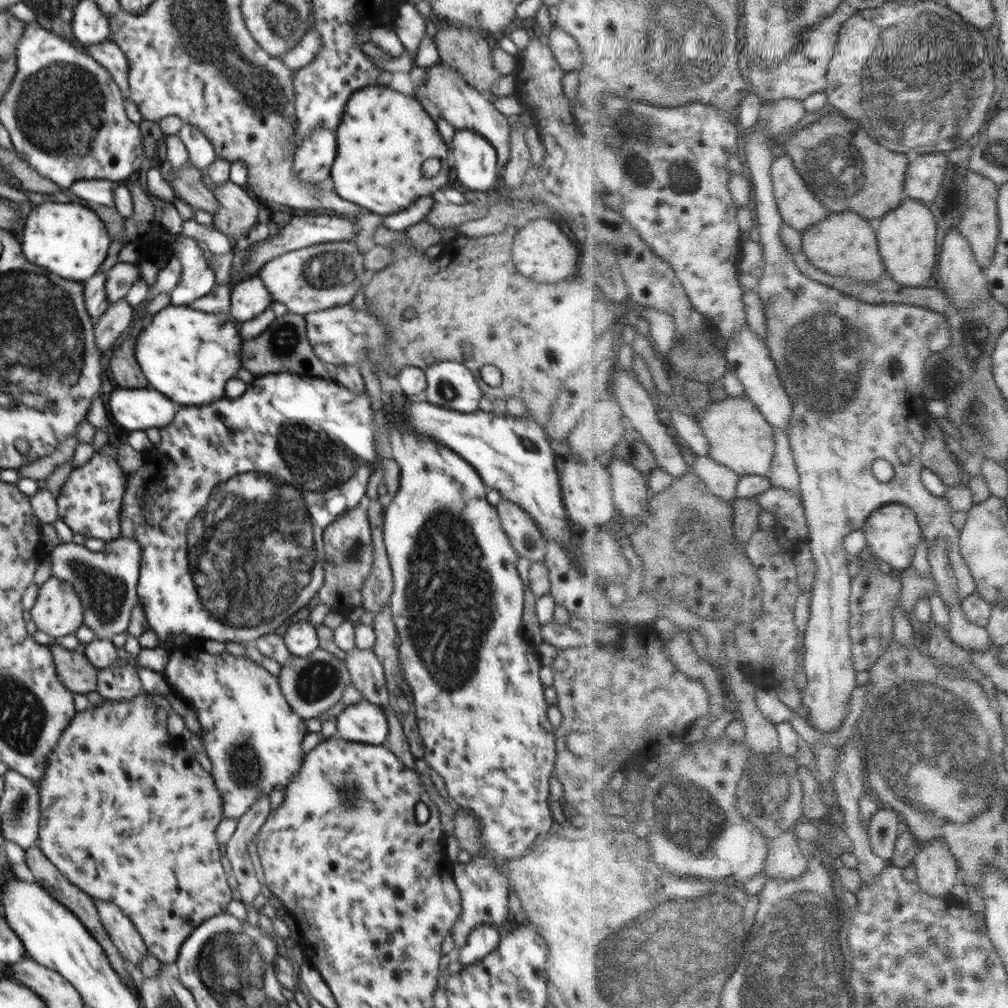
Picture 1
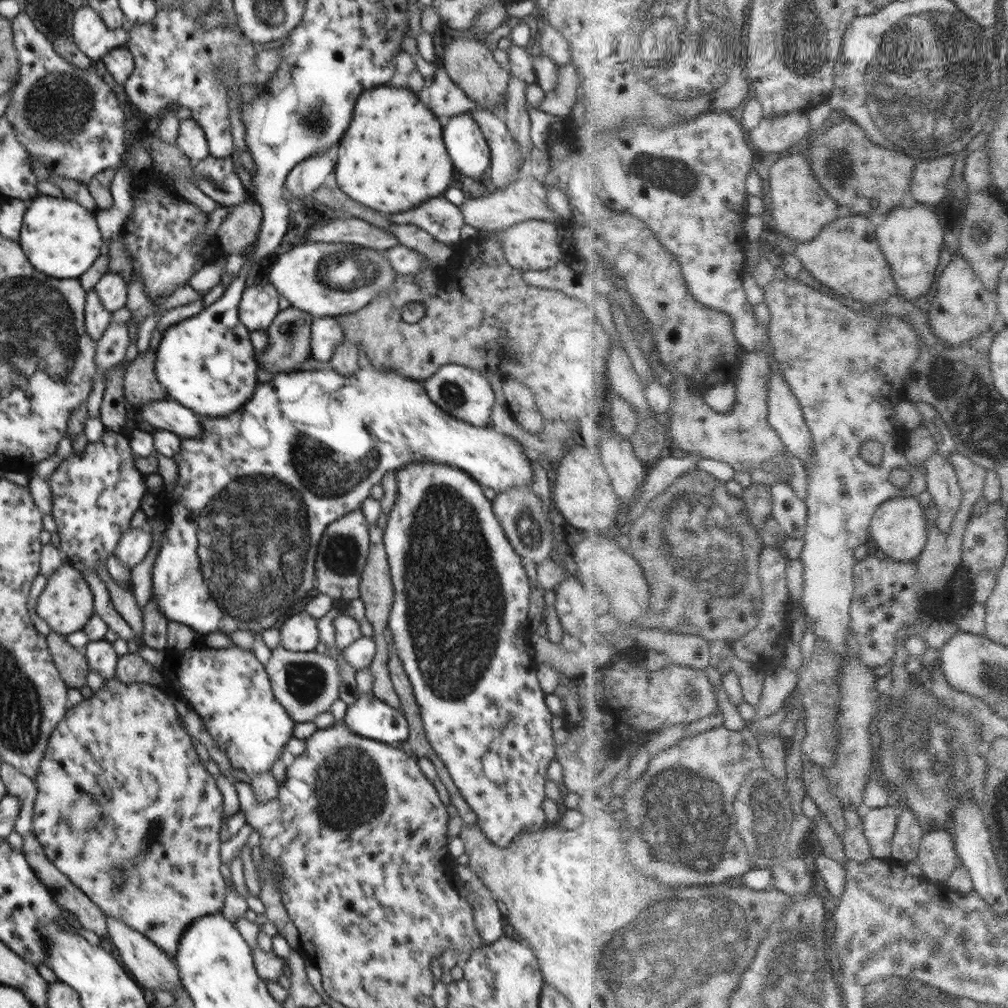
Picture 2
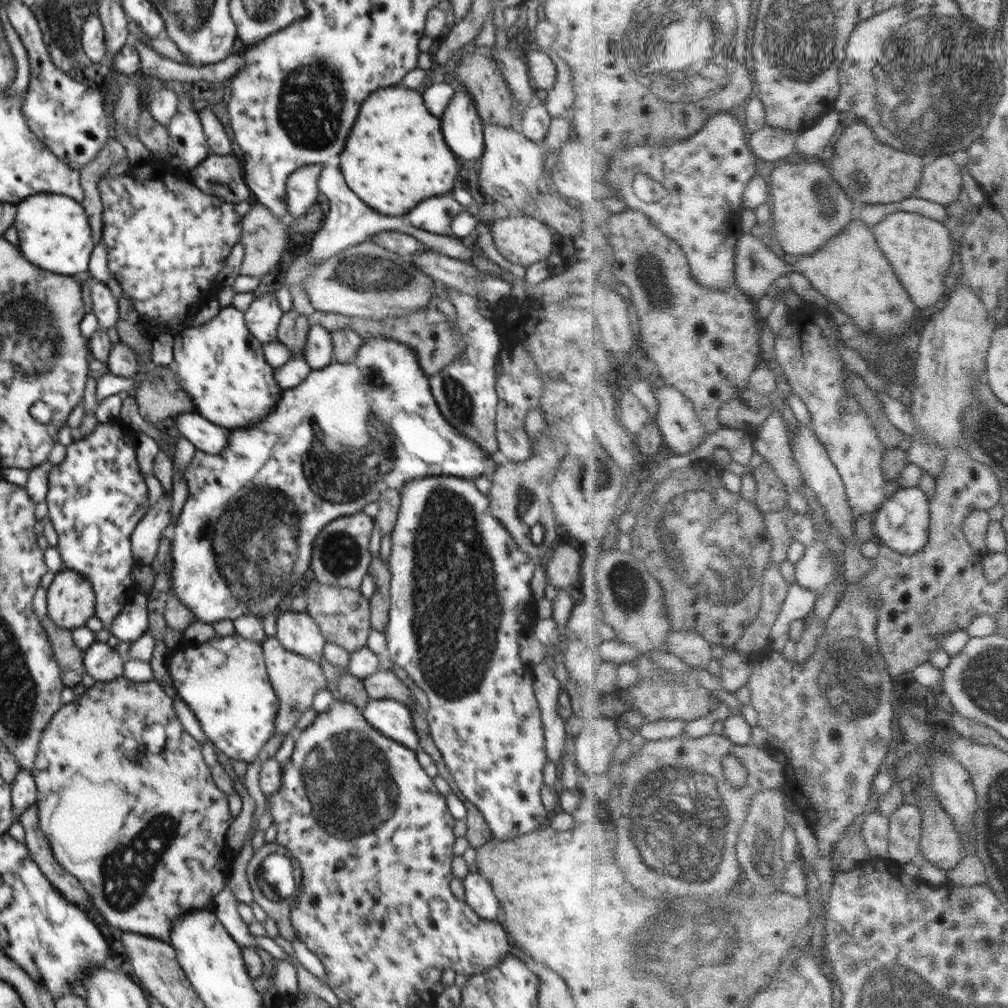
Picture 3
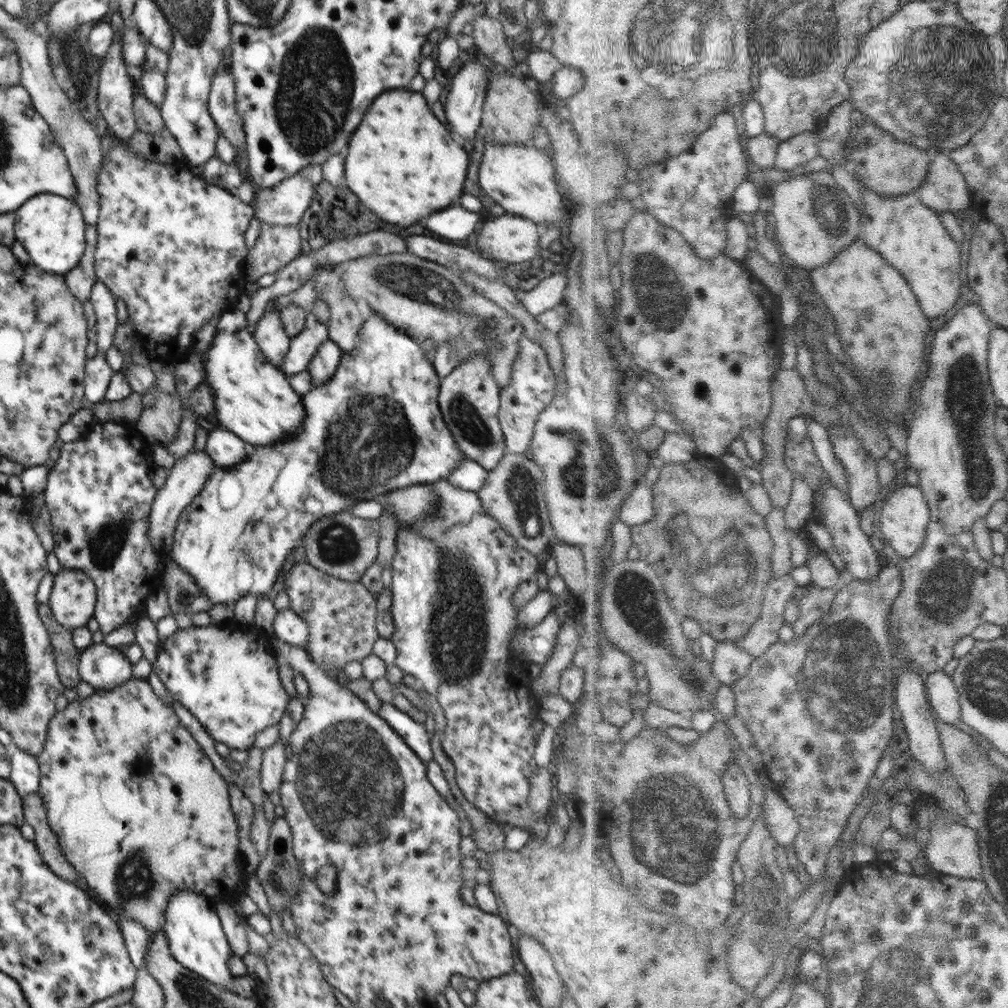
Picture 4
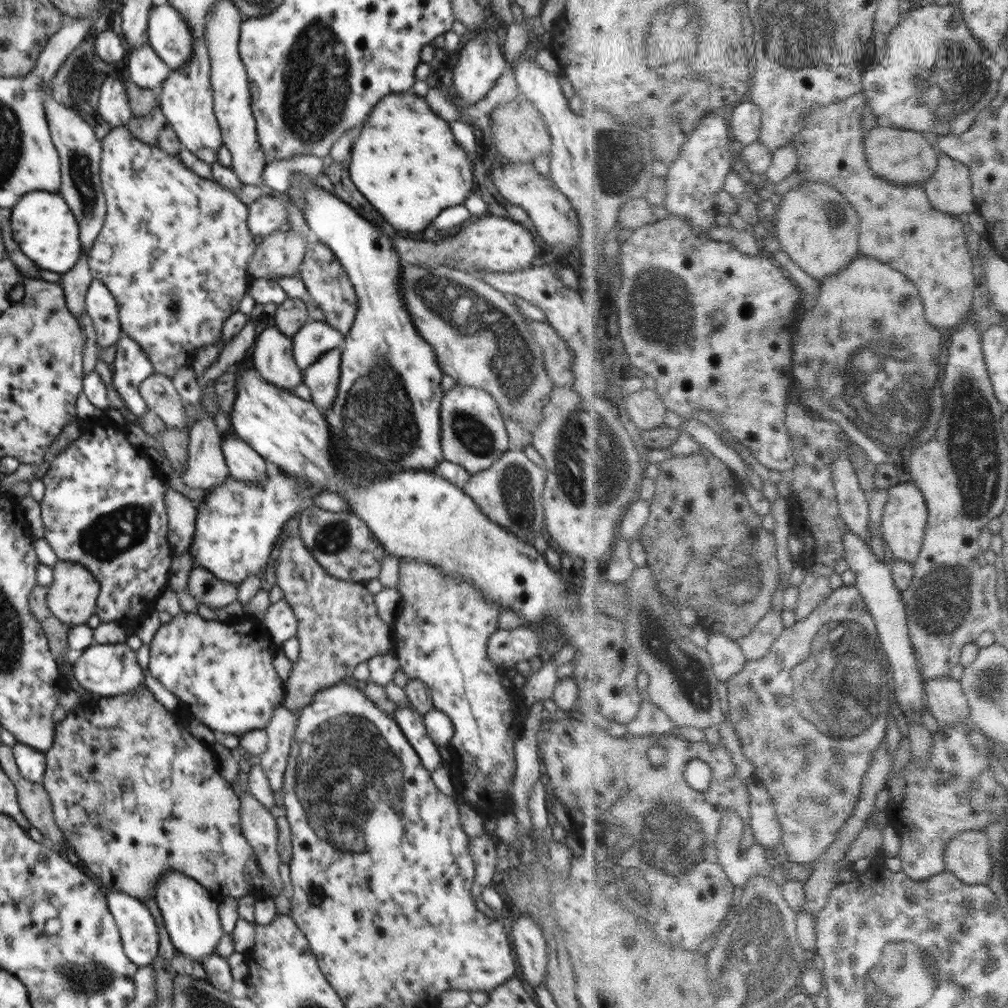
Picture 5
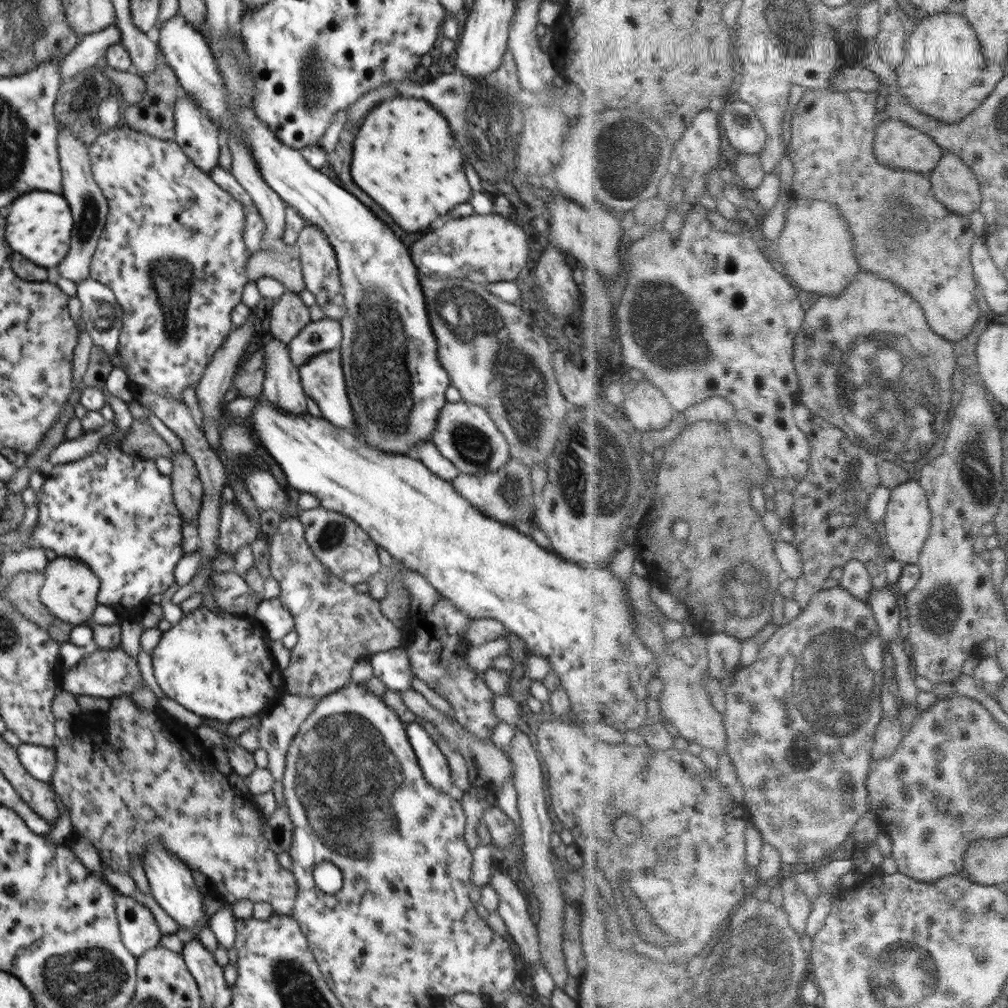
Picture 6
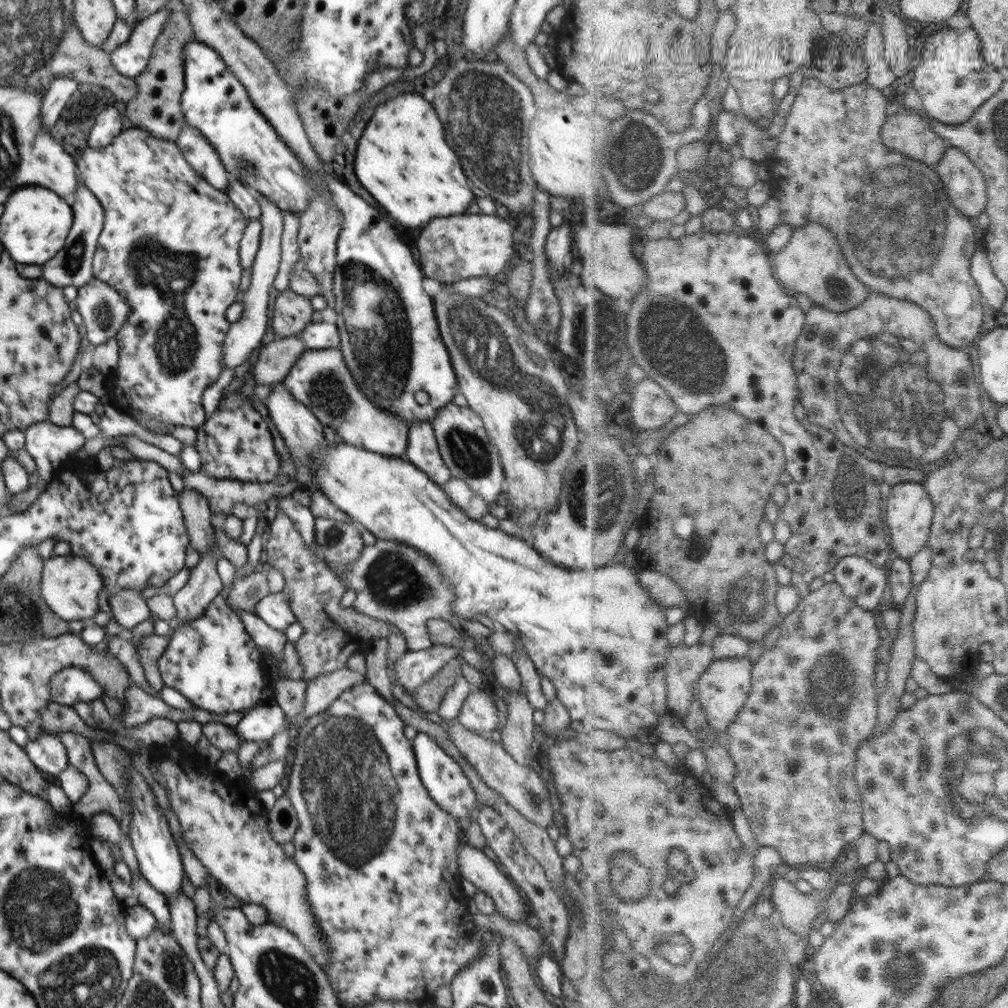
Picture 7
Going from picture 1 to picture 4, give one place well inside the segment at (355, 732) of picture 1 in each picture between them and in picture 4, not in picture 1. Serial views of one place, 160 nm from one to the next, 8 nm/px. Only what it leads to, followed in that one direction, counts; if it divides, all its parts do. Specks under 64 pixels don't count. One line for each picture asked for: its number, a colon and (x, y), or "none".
2: (369, 717)
3: (393, 719)
4: (414, 734)

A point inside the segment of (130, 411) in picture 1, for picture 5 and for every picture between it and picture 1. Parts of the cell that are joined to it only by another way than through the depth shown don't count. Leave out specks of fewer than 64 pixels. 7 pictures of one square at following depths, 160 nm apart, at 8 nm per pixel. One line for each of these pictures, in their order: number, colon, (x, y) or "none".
2: (165, 414)
3: (207, 437)
4: (226, 449)
5: (245, 464)

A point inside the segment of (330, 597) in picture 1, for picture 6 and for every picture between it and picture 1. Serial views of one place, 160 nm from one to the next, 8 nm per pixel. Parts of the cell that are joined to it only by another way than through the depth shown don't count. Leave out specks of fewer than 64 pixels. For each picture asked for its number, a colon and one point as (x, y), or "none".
2: (343, 549)
3: (340, 557)
4: (343, 546)
5: (344, 546)
6: (347, 551)

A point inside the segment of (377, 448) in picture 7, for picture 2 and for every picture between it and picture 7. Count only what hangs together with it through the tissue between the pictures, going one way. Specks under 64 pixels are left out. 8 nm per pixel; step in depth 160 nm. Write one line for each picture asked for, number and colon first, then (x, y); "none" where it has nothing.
2: (326, 334)
3: (318, 353)
4: (323, 365)
5: (322, 378)
6: (322, 379)

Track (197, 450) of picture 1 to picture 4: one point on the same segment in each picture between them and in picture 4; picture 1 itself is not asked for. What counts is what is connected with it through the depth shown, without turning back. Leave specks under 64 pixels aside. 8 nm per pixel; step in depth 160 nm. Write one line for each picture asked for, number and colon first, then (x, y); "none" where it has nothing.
2: (255, 491)
3: (332, 445)
4: (377, 425)

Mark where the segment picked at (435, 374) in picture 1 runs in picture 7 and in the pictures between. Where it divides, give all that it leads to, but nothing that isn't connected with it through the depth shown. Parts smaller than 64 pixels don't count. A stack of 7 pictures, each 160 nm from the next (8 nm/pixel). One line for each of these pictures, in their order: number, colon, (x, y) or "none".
2: (464, 393)
3: (464, 391)
4: (469, 399)
5: (473, 434)
6: (465, 434)
7: (462, 439)

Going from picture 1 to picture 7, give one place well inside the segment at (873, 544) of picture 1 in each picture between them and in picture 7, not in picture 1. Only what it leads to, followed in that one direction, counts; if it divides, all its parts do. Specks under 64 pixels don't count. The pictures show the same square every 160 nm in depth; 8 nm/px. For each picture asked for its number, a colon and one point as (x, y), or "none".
2: (900, 528)
3: (904, 521)
4: (905, 518)
5: (906, 521)
6: (909, 523)
7: (911, 510)

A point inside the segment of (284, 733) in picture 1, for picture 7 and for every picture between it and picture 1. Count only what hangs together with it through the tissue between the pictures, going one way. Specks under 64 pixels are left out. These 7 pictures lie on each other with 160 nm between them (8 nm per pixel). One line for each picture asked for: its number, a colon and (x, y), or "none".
2: (229, 688)
3: (224, 681)
4: (229, 680)
5: (226, 675)
6: (220, 666)
7: (213, 661)

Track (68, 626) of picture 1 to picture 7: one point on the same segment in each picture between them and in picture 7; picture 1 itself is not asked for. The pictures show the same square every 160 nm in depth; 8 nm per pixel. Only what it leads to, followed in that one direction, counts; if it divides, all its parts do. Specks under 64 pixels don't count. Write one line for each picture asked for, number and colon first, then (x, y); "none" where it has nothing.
2: (66, 604)
3: (70, 597)
4: (73, 597)
5: (72, 595)
6: (70, 588)
7: (70, 585)

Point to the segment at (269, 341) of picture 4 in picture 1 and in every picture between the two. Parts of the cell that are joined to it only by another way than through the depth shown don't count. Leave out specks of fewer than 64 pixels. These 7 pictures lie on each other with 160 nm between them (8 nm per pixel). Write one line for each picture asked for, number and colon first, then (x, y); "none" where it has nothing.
1: (248, 298)
2: (258, 307)
3: (262, 318)

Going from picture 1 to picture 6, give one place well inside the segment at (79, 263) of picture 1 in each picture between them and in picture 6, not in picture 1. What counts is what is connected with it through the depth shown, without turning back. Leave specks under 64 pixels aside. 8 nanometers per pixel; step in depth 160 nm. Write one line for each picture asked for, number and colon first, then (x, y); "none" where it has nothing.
2: (59, 236)
3: (54, 234)
4: (50, 227)
5: (42, 224)
6: (41, 226)

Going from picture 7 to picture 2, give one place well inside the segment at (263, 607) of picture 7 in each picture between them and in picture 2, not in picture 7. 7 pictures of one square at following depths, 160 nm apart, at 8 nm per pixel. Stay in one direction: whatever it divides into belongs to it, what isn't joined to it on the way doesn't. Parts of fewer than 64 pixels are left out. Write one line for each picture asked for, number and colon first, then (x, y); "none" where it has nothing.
2: (299, 633)
3: (296, 631)
4: (290, 628)
5: (280, 620)
6: (275, 618)

